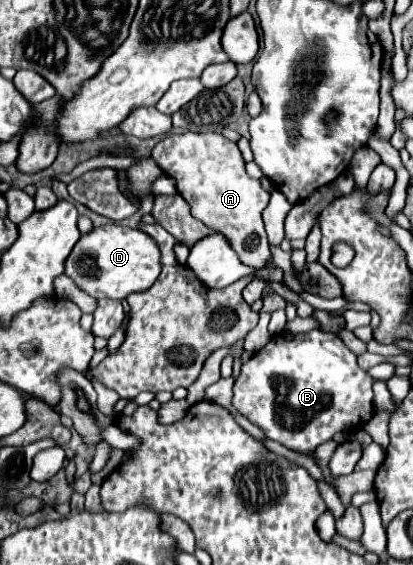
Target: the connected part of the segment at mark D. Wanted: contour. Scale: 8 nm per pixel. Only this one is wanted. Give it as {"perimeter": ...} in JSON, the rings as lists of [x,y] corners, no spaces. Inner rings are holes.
{"perimeter":[[[106,224],[100,228],[94,228],[90,234],[82,234],[74,250],[70,252],[66,260],[66,276],[74,280],[74,284],[84,290],[86,294],[94,298],[112,298],[112,300],[124,300],[132,292],[144,292],[148,290],[156,278],[160,276],[160,250],[152,236],[148,236],[142,230],[120,226],[120,224]]]}

